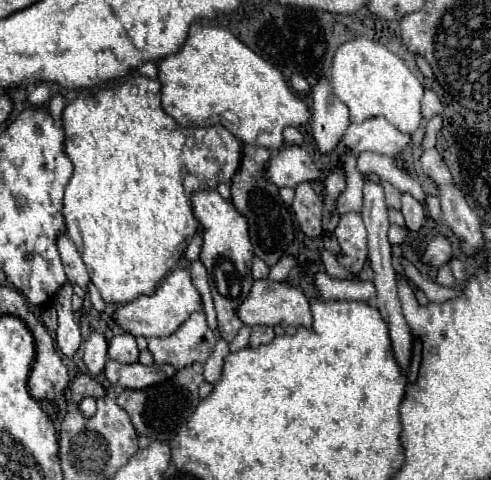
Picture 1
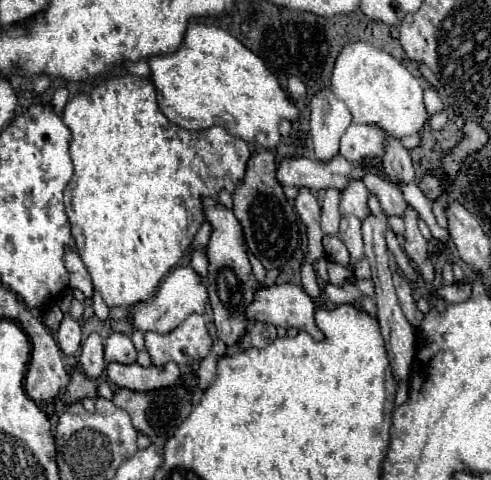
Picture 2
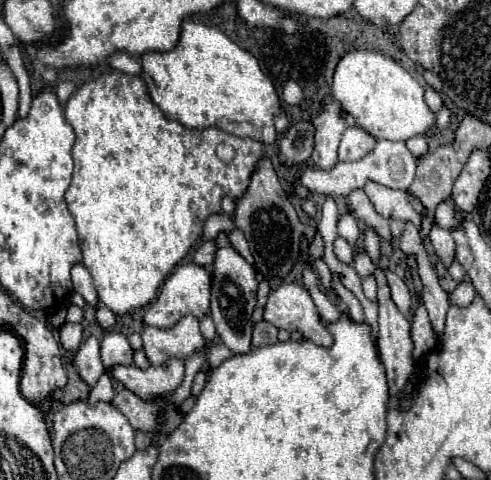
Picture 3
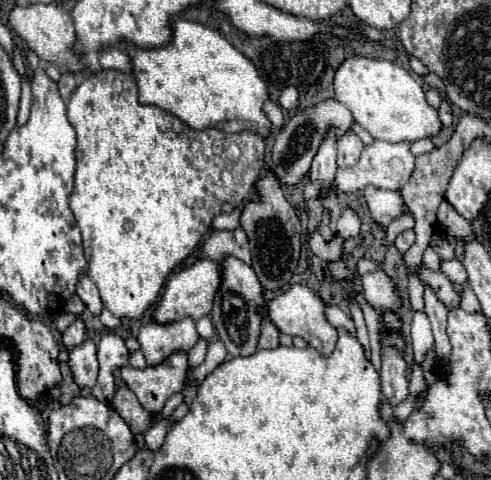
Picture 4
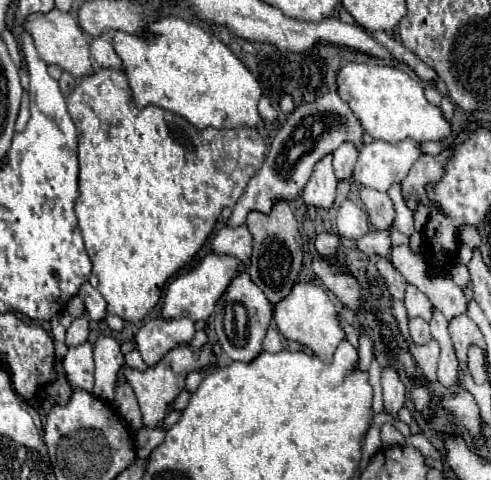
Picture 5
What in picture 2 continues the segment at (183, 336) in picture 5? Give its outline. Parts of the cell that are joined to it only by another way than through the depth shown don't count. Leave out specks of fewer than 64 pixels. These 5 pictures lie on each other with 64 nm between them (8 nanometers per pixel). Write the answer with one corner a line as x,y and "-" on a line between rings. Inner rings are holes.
190,314
168,334
146,332
144,342
154,366
164,366
170,360
178,366
186,366
192,360
206,358
212,348
212,338
206,330
204,316
200,314

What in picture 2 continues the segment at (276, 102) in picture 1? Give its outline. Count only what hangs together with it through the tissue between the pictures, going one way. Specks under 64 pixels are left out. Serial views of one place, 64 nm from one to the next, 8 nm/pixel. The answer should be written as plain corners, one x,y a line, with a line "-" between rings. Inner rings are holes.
190,21
180,48
168,56
150,56
148,66
150,66
150,80
156,88
156,100
160,110
170,122
186,130
202,130
218,124
232,136
242,138
252,146
276,148
276,144
280,142
280,132
278,132
280,120
298,118
298,108
282,92
278,80
268,72
264,62
222,28

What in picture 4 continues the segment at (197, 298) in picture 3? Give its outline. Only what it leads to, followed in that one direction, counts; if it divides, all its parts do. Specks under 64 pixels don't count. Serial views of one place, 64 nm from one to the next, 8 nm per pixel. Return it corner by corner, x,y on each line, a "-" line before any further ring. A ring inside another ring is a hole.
200,258
190,268
184,268
170,276
164,296
162,296
162,302
154,312
154,320
160,324
166,324
166,322
182,320
186,316
190,316
194,320
208,316
212,312
212,300
214,300
216,288
220,288
220,262
210,260
210,258

